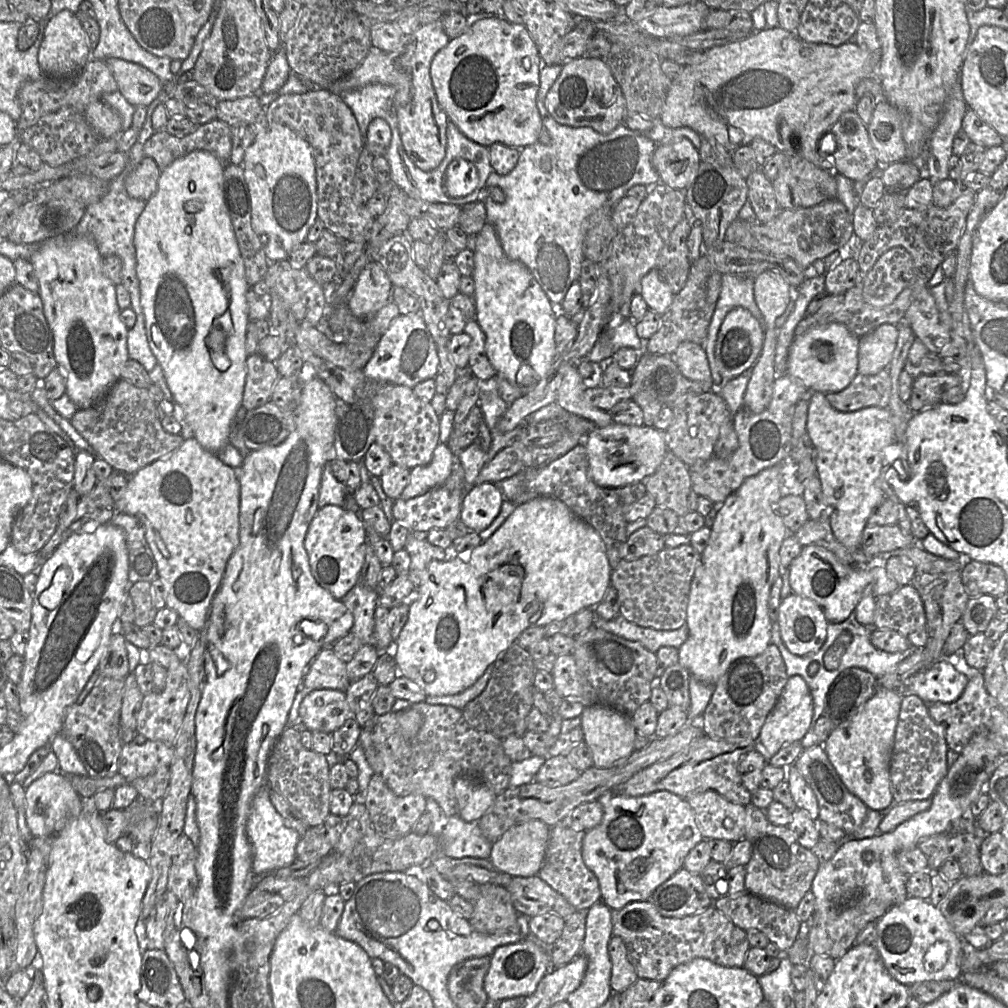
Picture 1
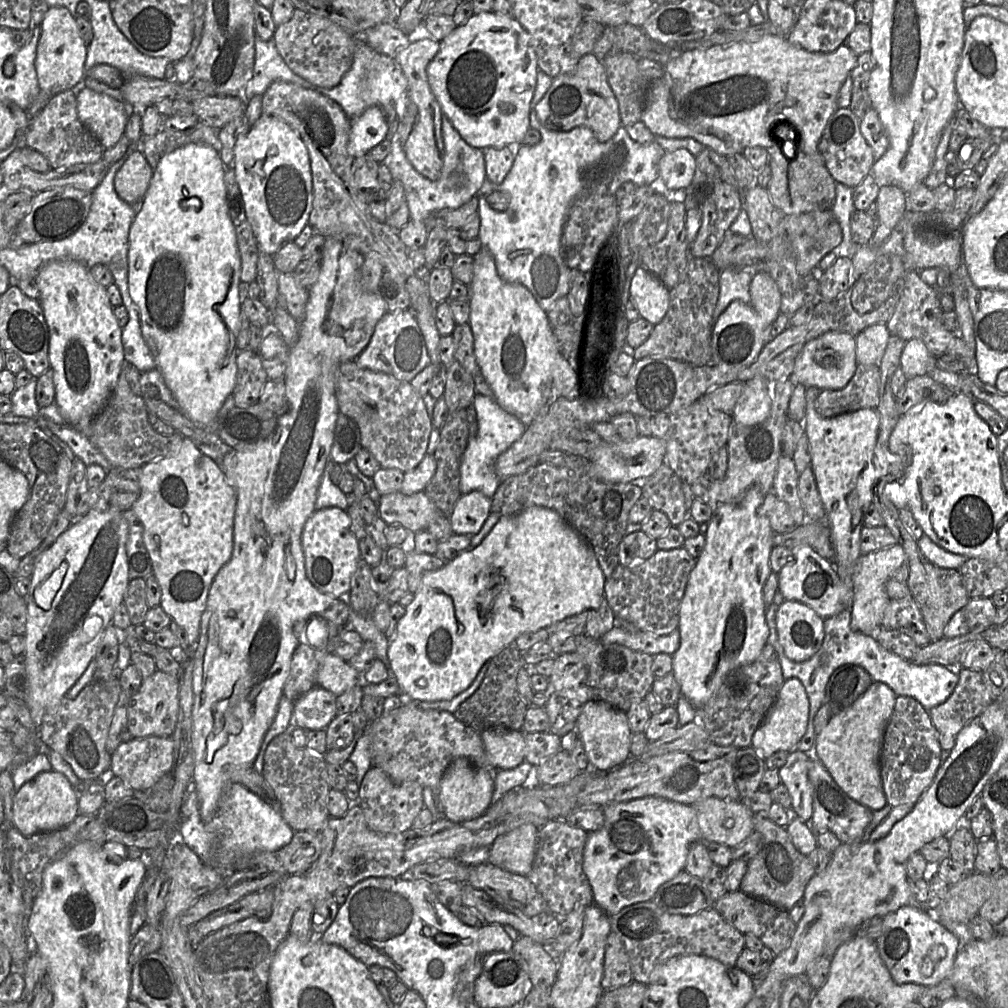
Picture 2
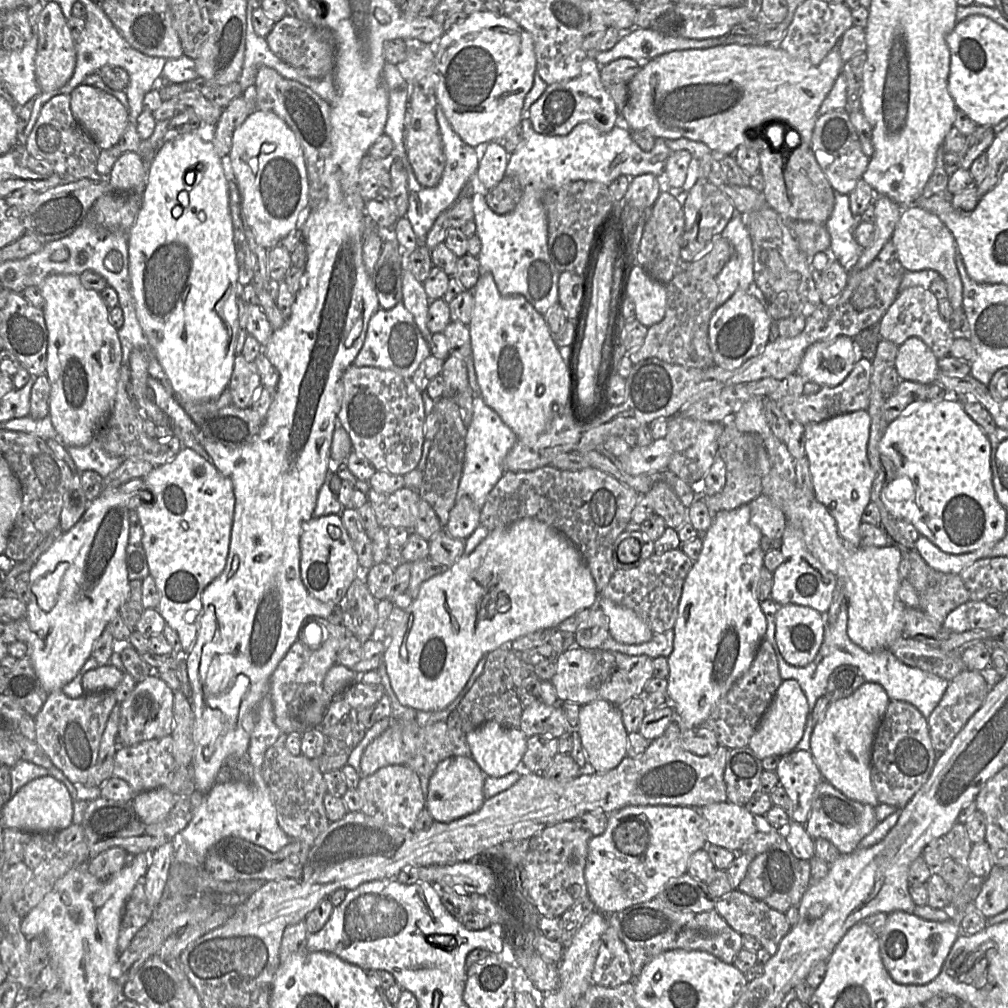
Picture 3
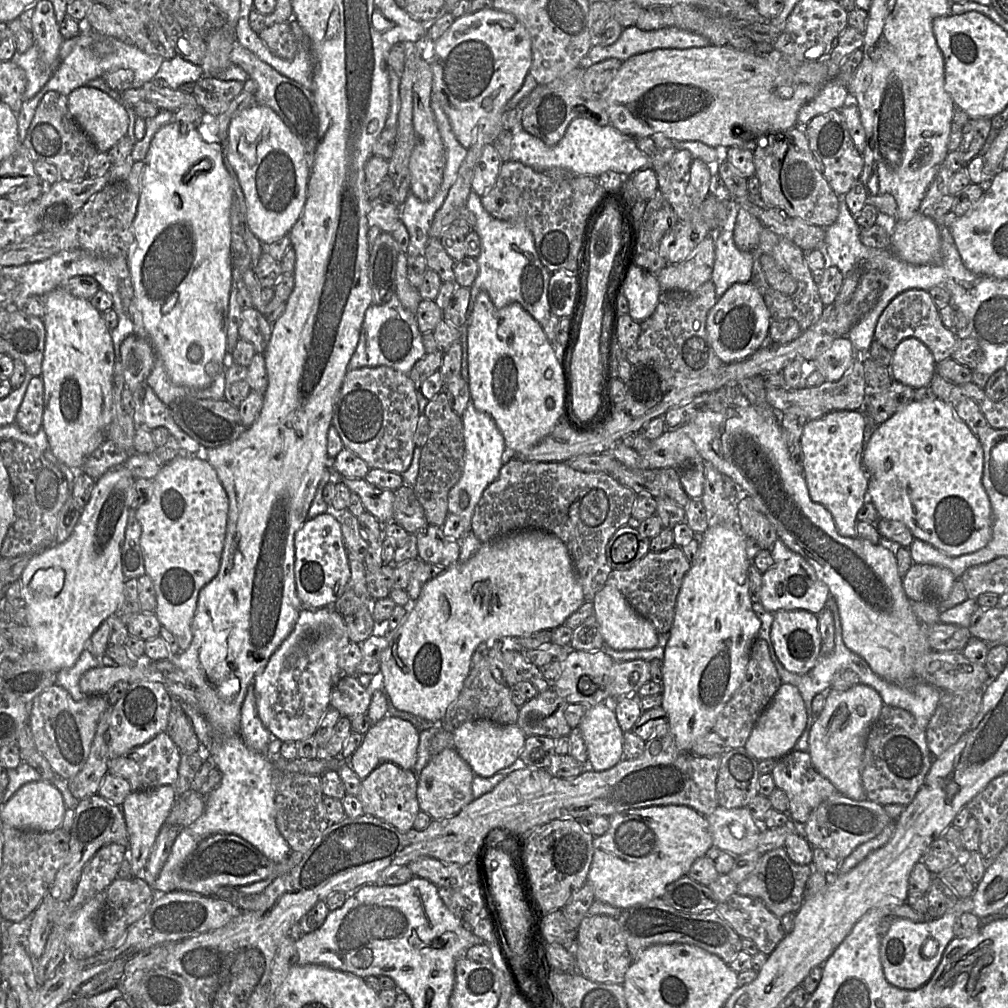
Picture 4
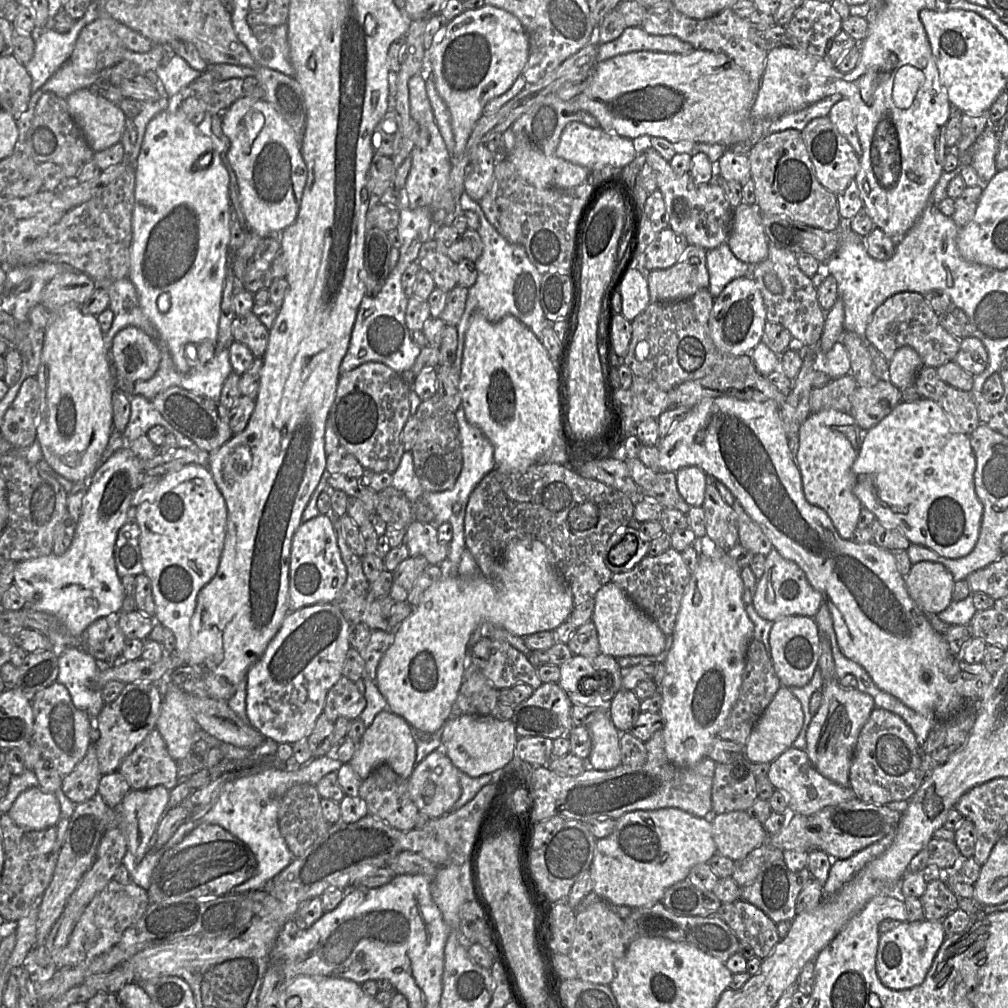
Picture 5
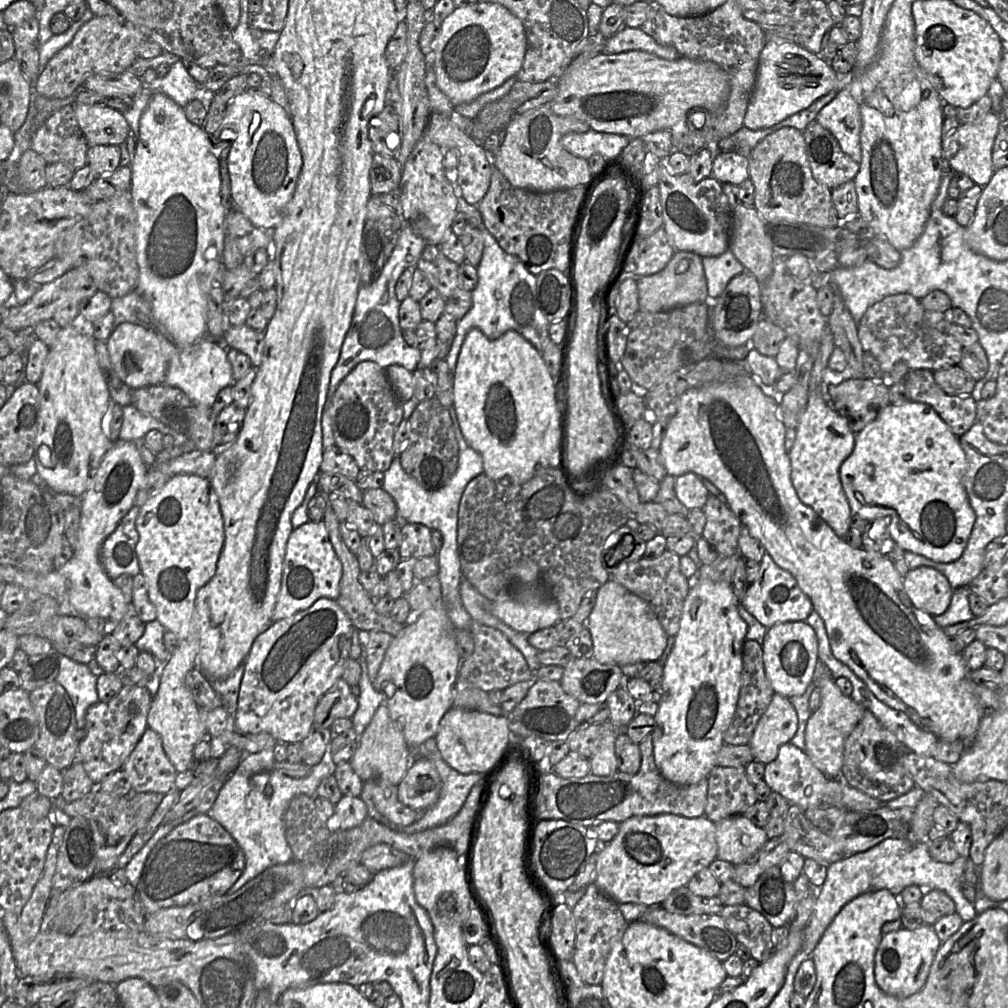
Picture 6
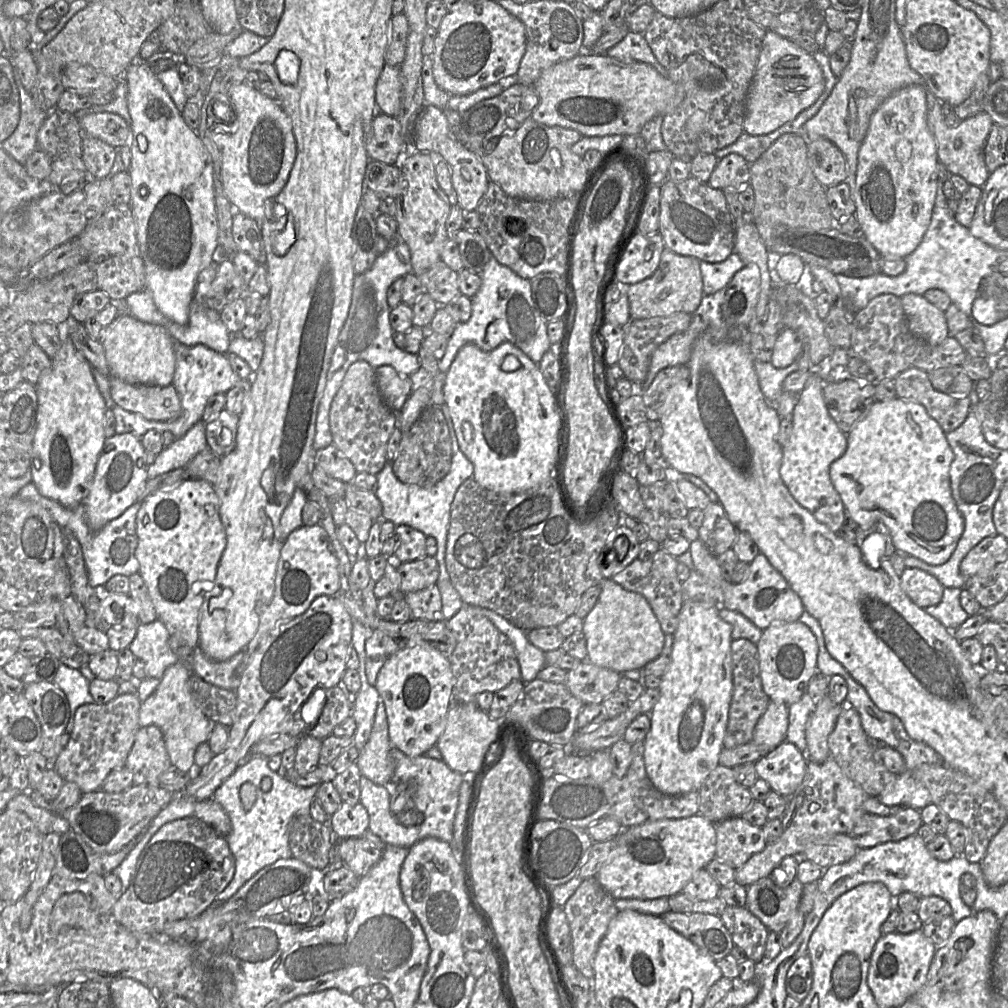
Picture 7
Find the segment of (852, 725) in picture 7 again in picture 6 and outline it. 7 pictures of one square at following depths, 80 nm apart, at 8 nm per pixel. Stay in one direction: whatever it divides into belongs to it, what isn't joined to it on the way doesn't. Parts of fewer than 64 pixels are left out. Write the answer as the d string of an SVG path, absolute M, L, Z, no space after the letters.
M866 710L860 722L845 740L840 779L883 803L898 798L916 786L901 765L904 749L905 746L896 736L883 727L873 713Z

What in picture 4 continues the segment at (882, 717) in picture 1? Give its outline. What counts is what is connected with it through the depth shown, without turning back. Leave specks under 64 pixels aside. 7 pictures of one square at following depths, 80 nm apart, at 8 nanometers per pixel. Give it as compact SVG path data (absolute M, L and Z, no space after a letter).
M857 684L846 691L829 689L823 709L810 729L808 753L815 770L828 779L840 794L853 800L866 800L861 767L867 736L883 706L879 693L864 684Z

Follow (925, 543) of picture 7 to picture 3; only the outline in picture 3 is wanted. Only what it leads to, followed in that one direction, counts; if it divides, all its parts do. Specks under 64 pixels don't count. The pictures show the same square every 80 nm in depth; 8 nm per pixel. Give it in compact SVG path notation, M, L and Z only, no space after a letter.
M949 397L939 402L923 401L914 406L890 422L878 444L880 454L887 456L895 465L895 476L885 482L881 488L881 501L896 519L909 521L918 530L921 536L925 536L943 552L949 554L963 554L973 552L981 548L990 548L998 543L1006 534L1007 512L999 503L993 483L991 469L991 443L988 435L969 417L964 411L962 403L954 397Z

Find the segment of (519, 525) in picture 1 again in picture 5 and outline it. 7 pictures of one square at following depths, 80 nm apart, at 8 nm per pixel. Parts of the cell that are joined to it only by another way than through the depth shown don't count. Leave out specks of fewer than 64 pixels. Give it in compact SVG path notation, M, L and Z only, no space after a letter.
M531 539L513 541L500 558L500 574L487 578L482 573L473 577L441 578L423 594L412 614L394 629L394 641L378 666L375 684L385 697L388 709L402 717L414 730L434 734L446 723L464 675L464 659L473 631L483 623L501 626L525 637L536 632L553 631L568 619L573 610L569 587L558 577L552 555L545 545Z

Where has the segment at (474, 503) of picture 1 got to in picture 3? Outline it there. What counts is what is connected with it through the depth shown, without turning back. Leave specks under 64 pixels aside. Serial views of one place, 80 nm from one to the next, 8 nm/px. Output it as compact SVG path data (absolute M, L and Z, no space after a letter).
M464 496L451 509L444 530L453 538L465 540L480 525L480 511L481 508L477 508L468 496Z

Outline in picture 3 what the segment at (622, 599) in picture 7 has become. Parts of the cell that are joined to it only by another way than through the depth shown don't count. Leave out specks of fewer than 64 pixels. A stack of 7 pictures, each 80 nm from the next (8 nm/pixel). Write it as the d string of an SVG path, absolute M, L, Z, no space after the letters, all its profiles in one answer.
M602 595L599 596L598 603L608 618L609 635L617 642L638 645L652 638L651 629L633 610L616 604Z

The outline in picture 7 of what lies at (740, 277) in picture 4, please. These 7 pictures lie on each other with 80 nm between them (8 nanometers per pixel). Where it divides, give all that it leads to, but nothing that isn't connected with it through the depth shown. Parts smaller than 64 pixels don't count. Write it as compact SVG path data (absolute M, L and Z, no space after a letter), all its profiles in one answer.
M735 251L725 260L718 263L700 261L704 295L713 294L726 288L734 274L744 267L745 263Z

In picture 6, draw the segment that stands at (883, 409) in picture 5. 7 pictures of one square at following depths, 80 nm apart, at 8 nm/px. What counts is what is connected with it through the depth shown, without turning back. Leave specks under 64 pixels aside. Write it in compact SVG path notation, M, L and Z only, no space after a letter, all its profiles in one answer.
M848 378L827 387L829 404L858 433L874 421L890 403L889 383L882 380Z

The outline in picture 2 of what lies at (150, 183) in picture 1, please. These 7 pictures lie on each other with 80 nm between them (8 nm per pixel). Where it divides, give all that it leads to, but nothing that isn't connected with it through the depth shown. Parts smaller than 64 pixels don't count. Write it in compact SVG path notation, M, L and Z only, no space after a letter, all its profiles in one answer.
M140 151L131 153L117 171L114 188L129 204L140 204L149 188L154 170Z

